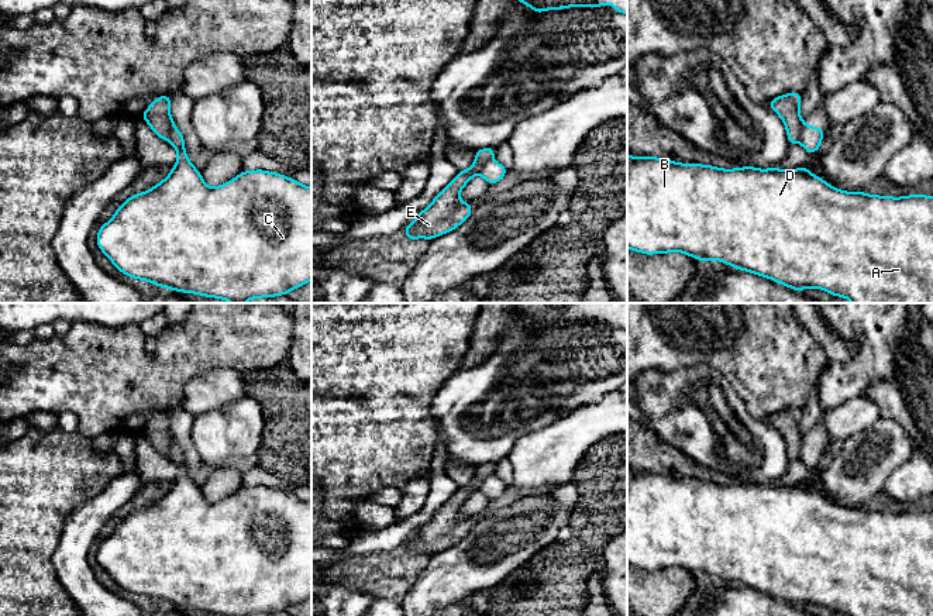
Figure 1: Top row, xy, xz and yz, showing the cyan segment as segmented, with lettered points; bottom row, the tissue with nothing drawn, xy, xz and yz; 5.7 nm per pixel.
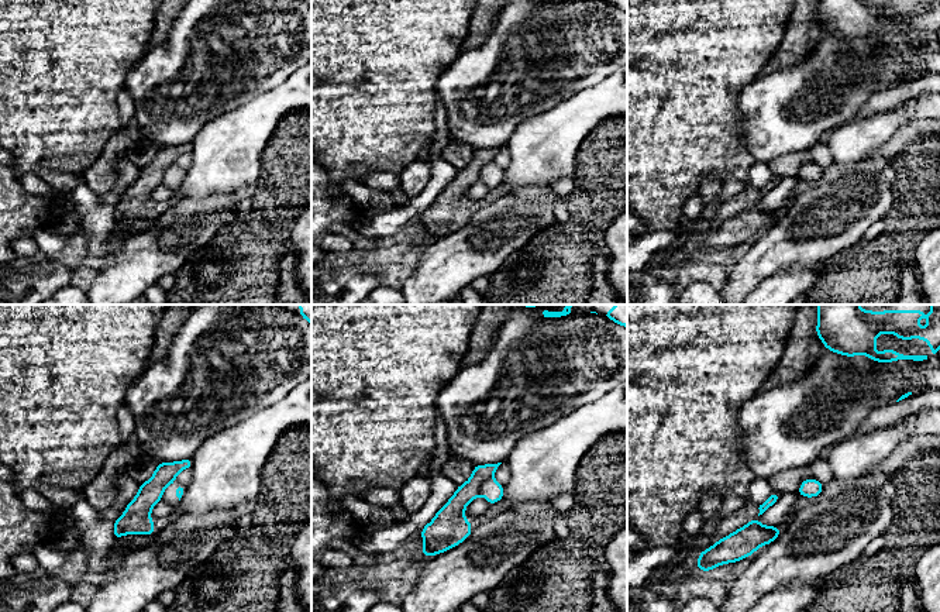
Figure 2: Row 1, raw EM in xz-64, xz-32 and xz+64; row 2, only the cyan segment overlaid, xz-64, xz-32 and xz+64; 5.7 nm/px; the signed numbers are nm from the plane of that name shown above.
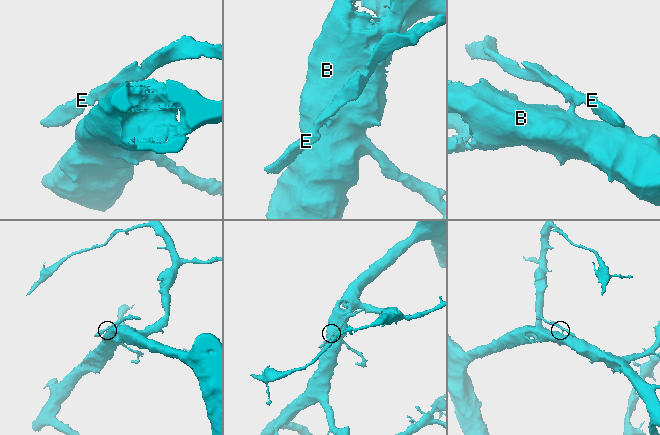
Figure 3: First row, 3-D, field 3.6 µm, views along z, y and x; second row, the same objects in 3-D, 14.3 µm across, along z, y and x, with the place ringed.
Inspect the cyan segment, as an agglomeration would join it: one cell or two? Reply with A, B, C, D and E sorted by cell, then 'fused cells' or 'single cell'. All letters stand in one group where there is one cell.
A B C D / E | fused cells

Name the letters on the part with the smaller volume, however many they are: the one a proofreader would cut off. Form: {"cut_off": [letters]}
{"cut_off": ["E"]}

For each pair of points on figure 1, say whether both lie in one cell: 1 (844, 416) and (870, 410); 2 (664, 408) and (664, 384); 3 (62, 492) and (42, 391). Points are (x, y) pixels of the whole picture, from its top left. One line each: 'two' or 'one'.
1: one
2: one
3: two

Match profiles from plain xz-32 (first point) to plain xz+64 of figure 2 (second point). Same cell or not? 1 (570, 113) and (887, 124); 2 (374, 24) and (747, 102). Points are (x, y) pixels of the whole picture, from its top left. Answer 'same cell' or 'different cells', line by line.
1: same cell
2: different cells

